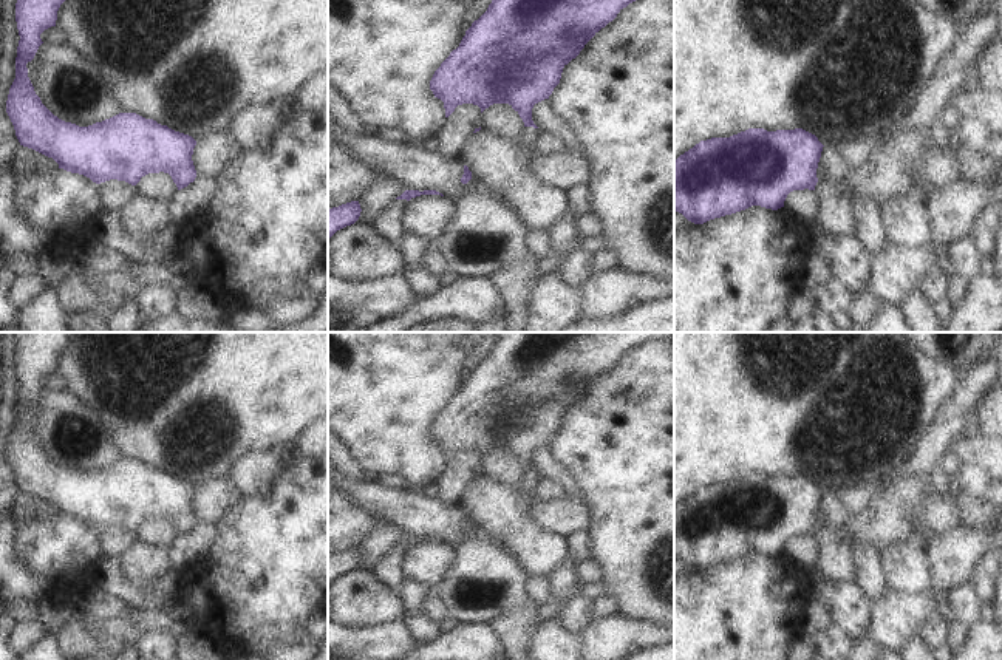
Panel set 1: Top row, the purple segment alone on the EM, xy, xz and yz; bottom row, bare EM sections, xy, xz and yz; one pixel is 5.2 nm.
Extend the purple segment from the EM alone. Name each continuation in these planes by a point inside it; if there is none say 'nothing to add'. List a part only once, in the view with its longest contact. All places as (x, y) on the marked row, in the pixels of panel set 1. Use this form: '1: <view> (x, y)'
1: xz (531, 135)

